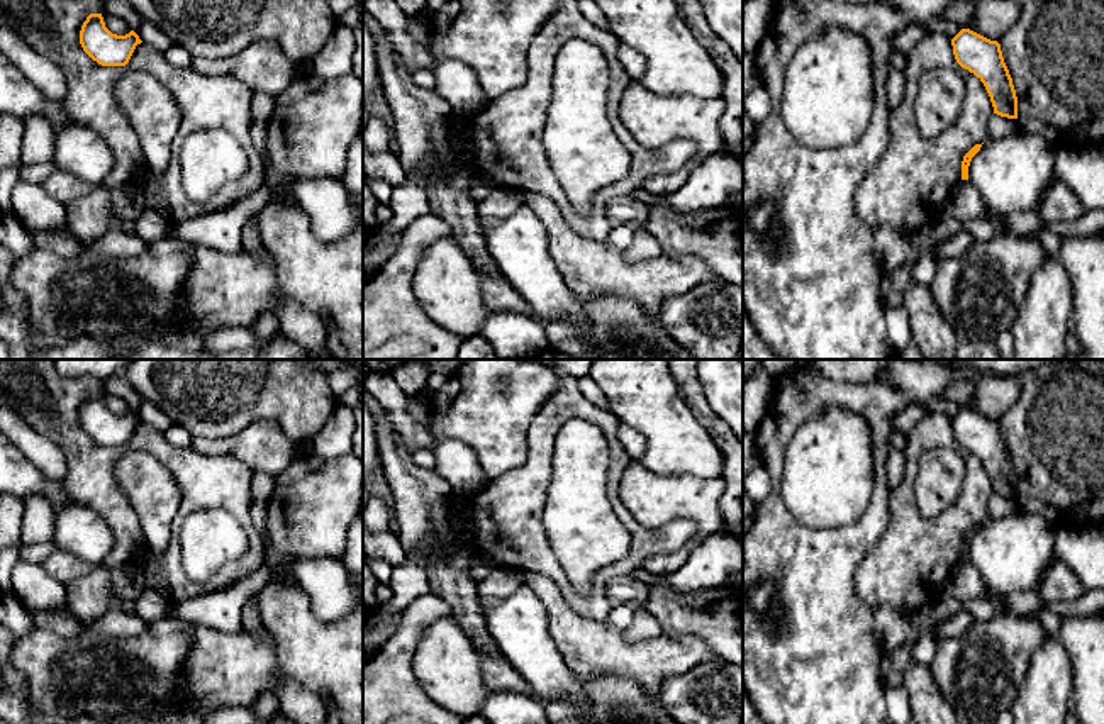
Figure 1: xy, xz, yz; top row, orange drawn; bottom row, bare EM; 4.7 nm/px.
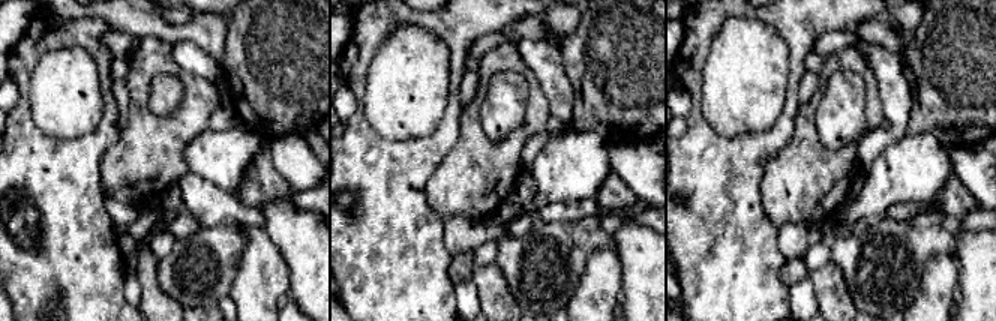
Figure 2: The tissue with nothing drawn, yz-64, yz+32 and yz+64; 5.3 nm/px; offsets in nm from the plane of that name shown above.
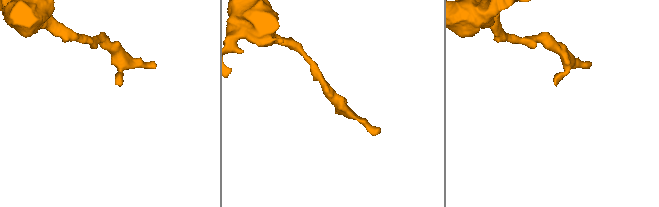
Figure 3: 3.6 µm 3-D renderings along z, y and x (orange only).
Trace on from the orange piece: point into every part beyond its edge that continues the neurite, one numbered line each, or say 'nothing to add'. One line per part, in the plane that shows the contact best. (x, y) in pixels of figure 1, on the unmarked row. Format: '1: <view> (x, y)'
nothing to add

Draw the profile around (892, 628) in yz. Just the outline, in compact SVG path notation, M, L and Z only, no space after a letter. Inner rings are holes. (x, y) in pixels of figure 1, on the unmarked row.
M878 605L873 609L875 641L882 654L894 651L906 643L919 641L926 632L916 627L911 617L892 605Z

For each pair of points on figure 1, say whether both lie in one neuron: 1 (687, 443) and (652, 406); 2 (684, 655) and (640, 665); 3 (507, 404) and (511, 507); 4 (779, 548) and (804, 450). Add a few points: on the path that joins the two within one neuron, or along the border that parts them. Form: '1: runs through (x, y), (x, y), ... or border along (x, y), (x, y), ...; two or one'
1: runs through (679, 434), (660, 414); one
2: runs through (674, 657), (660, 657), (650, 662); one
3: border along (528, 434), (526, 460), (487, 480); two
4: border along (780, 470), (784, 504), (802, 523), (825, 528); two

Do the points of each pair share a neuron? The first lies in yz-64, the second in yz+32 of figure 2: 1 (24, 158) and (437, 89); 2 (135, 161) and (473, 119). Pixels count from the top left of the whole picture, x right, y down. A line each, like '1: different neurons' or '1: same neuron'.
1: different neurons
2: same neuron

